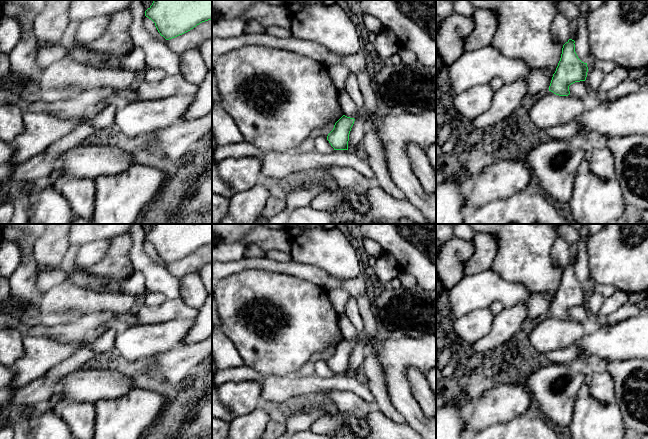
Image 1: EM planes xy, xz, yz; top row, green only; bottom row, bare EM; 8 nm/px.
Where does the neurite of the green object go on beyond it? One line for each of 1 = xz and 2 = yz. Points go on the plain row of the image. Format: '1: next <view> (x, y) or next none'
1: next none
2: next none

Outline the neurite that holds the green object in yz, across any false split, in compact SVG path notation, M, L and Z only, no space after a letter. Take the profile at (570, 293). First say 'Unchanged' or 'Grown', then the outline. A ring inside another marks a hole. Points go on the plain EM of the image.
Unchanged. M569 263L563 269L560 285L549 310L549 315L559 320L568 320L569 310L585 305L587 301L587 287L578 282L574 267L574 264Z

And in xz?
Unchanged. M343 339L328 358L327 364L334 374L348 374L348 365L355 343Z

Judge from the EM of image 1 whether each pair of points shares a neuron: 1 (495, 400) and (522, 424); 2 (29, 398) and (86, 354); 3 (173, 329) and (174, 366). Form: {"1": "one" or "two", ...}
{"1": "two", "2": "one", "3": "two"}

